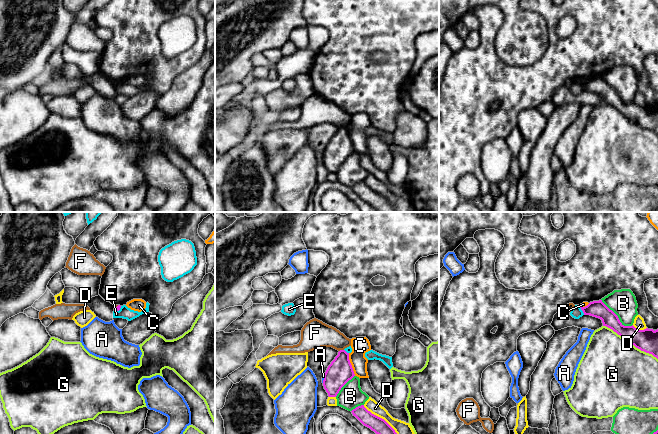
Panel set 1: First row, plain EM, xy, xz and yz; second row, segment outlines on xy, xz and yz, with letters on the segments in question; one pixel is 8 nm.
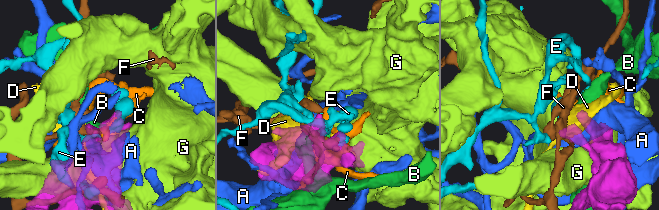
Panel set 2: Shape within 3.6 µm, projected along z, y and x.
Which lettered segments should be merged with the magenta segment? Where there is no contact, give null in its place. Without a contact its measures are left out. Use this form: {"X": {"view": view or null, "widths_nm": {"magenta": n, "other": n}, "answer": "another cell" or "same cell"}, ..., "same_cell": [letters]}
{"A": {"view": "xz", "widths_nm": {"magenta": 200, "other": 20}, "answer": "another cell"}, "B": {"view": "yz", "widths_nm": {"magenta": 140, "other": 220}, "answer": "another cell"}, "C": {"view": "xz", "widths_nm": {"magenta": 200, "other": 140}, "answer": "another cell"}, "D": {"view": "xz", "widths_nm": {"magenta": 130, "other": 140}, "answer": "another cell"}, "E": {"view": "yz", "widths_nm": {"magenta": 140, "other": 90}, "answer": "another cell"}, "F": {"view": "xz", "widths_nm": {"magenta": 200, "other": 220}, "answer": "another cell"}, "G": {"view": "yz", "widths_nm": {"magenta": 180, "other": 500}, "answer": "another cell"}, "same_cell": []}

